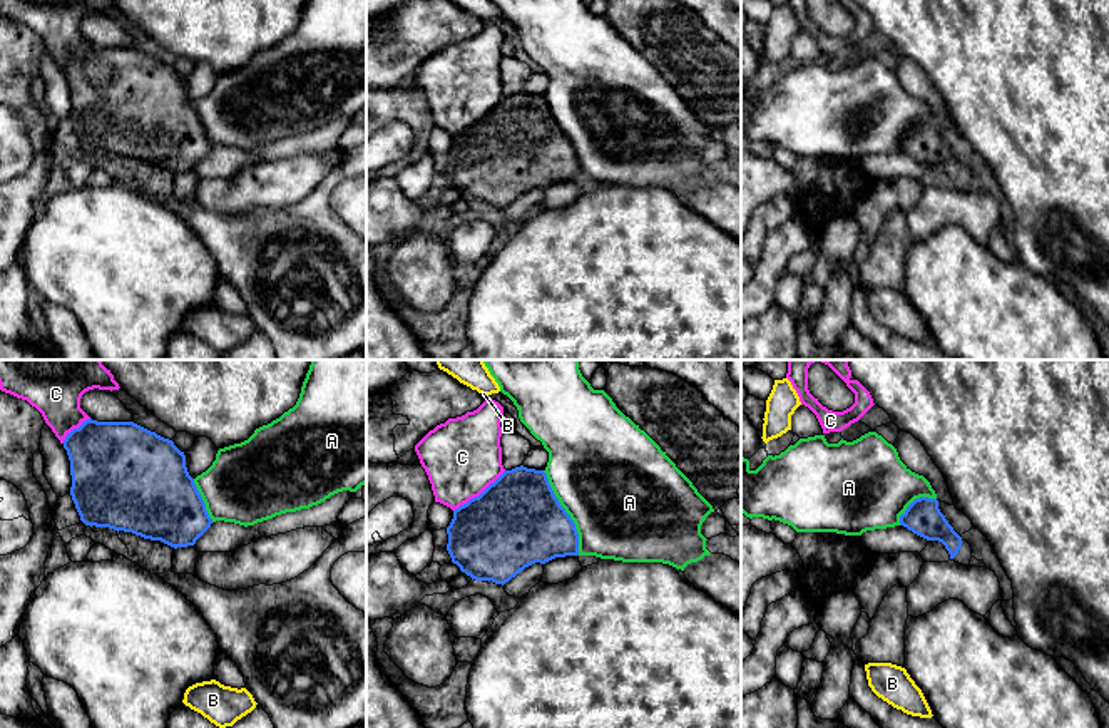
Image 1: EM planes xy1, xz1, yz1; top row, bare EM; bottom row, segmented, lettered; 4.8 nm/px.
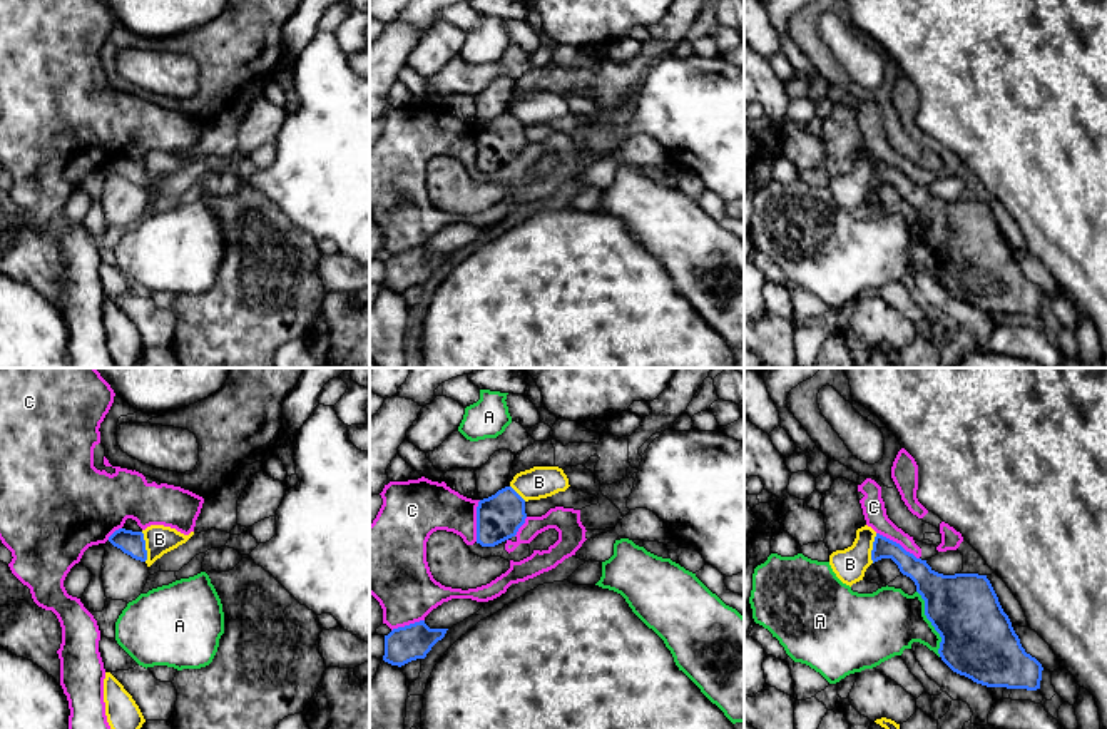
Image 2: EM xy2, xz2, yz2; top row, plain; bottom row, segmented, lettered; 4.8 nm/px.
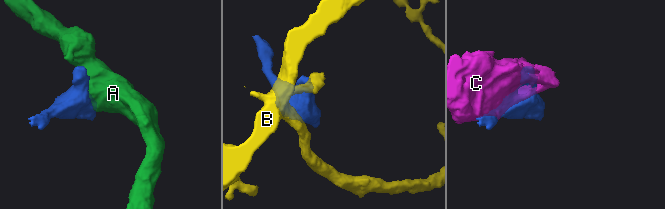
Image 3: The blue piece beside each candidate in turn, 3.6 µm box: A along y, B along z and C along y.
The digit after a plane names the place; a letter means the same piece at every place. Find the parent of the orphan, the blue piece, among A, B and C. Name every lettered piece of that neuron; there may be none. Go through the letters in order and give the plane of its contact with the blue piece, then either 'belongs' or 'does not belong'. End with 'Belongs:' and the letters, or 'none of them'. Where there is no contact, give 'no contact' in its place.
A: xz1 | does not belong
B: xy2 | does not belong
C: xz1 | does not belong
Belongs: none of them

